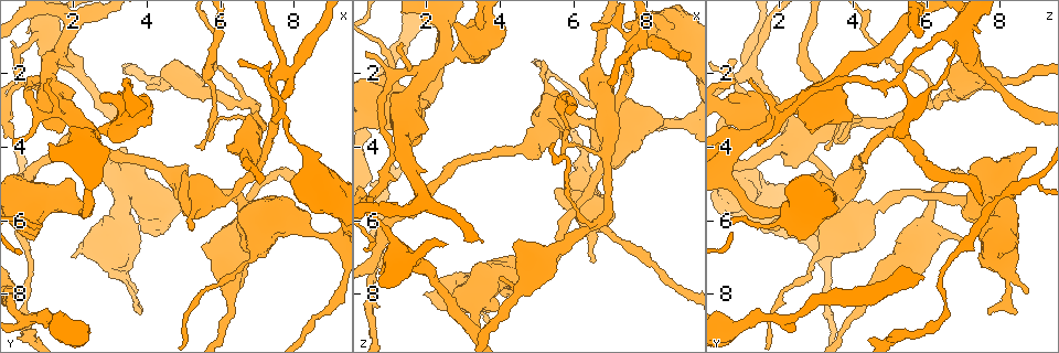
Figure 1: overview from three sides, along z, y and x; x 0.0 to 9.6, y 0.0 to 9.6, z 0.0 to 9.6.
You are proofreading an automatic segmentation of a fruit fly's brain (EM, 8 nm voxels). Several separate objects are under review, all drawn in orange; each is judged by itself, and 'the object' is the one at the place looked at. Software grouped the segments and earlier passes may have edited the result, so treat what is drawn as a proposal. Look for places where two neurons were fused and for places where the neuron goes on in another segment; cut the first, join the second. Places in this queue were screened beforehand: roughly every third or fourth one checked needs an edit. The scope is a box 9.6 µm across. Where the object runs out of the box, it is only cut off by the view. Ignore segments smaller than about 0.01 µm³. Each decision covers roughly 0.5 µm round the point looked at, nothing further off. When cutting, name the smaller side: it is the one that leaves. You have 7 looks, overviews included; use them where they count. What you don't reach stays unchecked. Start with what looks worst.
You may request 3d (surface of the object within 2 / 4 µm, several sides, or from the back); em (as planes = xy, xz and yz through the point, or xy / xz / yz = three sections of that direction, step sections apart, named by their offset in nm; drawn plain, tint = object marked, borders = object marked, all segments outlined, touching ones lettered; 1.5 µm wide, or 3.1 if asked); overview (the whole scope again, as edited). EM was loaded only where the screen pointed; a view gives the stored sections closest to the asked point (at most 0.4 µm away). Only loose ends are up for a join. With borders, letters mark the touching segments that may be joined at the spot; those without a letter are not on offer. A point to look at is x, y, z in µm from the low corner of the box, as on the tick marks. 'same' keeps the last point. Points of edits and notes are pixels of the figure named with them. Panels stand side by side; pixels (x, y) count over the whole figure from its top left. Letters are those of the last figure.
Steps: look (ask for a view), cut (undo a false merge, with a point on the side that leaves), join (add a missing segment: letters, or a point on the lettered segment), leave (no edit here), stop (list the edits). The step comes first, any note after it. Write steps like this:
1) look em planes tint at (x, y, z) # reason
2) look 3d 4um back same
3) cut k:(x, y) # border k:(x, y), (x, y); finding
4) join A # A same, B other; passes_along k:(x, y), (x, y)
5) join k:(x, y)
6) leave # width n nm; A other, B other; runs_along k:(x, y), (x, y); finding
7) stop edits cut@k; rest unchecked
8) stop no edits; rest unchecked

look 3d 2um back at (5.85, 3.35, 3.85) # narrows sharply

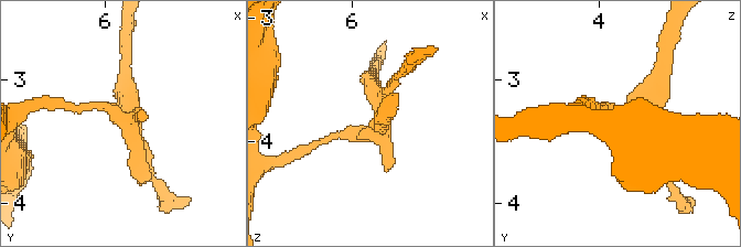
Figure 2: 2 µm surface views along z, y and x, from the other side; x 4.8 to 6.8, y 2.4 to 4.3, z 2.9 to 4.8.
look em planes borders at (5.84, 3.30, 3.92) # now the EM

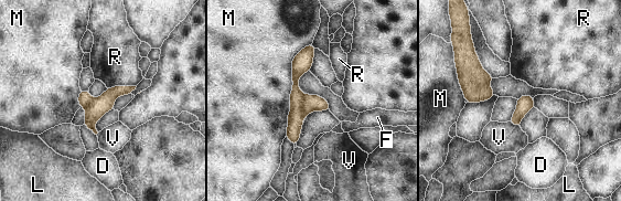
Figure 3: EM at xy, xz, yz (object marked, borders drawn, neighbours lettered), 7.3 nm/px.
cut 3:(296, 117) # width 110 nm; D other, F other, L other, M other, R other, V other; border 3:(303, 95), (302, 115); a second neuron is stuck on

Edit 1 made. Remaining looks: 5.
look em xz step 4 tint at (2.75, 2.65, 0.65) # an open end

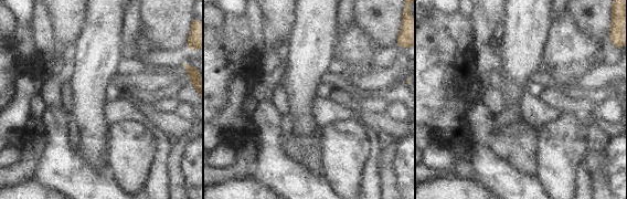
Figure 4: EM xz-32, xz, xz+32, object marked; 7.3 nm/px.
look em planes borders same

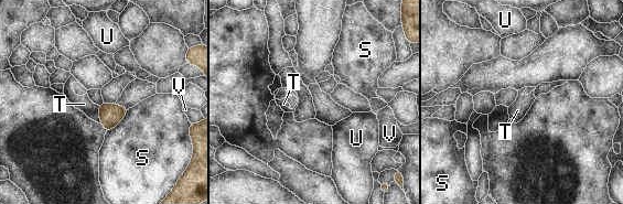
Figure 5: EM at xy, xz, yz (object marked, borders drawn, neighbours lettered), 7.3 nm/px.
leave # longest_contact S 240 nm; S other, T other, U other, V other; border 5:(98, 106), (98, 117), (101, 122); none of them fits

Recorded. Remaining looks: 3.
look 3d 2um back at (3.40, 4.00, 9.05) # branch stops here

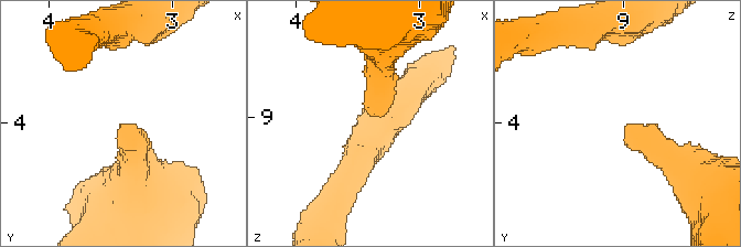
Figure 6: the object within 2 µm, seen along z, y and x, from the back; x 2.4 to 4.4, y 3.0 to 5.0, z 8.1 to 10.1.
look em xy step 8 tint at (3.38, 4.04, 9.00)

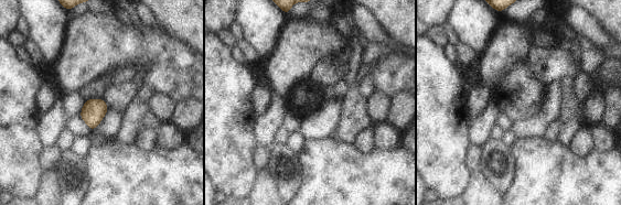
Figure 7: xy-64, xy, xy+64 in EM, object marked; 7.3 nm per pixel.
look em planes borders same

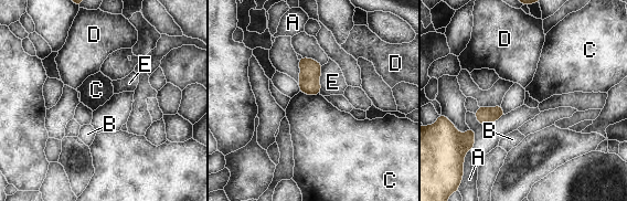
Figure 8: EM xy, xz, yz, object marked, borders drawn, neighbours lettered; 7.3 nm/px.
leave # A other, B other, C other, D other, E other; border 8:(300, 91), (307, 94), (319, 94); none of them fits

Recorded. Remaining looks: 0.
stop edits cut@3; rest unchecked

